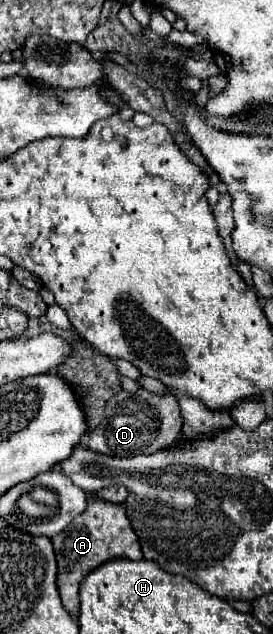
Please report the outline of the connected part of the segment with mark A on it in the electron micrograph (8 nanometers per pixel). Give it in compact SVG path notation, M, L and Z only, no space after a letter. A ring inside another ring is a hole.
M88 494L88 508L80 516L76 516L68 524L68 528L64 528L64 532L60 532L58 536L52 536L50 540L54 544L56 562L58 562L58 590L60 590L62 606L74 618L78 618L80 614L78 590L86 574L90 574L94 568L102 566L104 562L110 562L116 558L142 560L142 550L134 530L128 524L124 504L100 502L92 494Z

